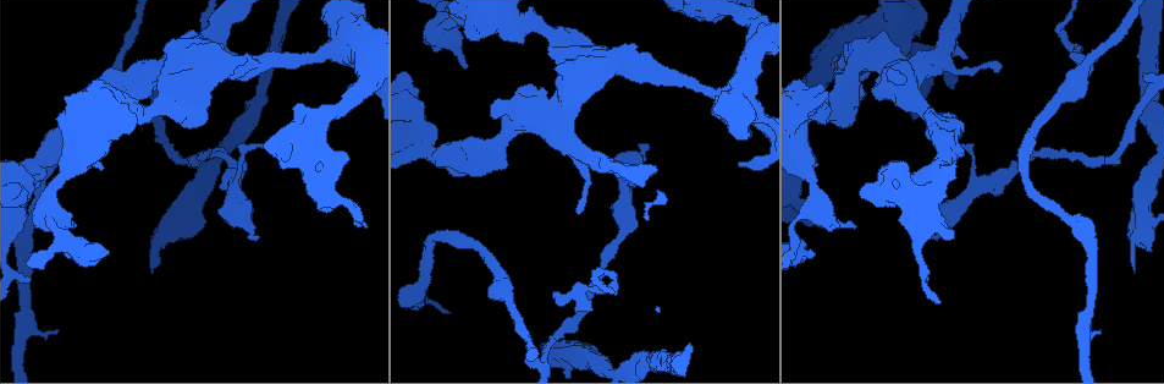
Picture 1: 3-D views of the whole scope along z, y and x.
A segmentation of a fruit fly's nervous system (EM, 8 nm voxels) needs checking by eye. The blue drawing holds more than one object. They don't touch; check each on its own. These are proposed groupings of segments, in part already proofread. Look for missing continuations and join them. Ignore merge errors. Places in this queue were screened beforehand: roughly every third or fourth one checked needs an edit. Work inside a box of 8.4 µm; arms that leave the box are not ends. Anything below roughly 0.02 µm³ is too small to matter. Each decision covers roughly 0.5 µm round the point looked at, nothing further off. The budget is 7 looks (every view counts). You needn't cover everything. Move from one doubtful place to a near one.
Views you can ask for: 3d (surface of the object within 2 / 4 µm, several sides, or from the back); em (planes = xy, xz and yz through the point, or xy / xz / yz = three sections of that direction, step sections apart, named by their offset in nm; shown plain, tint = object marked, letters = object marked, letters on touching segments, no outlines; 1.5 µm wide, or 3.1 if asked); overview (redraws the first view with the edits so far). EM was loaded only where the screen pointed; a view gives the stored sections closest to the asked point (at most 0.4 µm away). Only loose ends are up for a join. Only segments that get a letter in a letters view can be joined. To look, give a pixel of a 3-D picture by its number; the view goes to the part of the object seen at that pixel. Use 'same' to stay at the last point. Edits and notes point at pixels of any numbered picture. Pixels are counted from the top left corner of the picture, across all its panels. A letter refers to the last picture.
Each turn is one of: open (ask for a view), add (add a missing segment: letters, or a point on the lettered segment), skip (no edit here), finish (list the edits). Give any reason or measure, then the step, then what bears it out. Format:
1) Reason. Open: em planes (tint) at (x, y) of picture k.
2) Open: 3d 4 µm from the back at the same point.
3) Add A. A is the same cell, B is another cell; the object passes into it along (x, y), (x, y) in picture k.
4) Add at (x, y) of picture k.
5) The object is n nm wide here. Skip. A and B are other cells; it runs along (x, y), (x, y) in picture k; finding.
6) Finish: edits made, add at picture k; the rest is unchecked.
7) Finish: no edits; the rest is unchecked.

Branch stops here. Open: 3d 4 µm at (1101, 330) of picture 1.

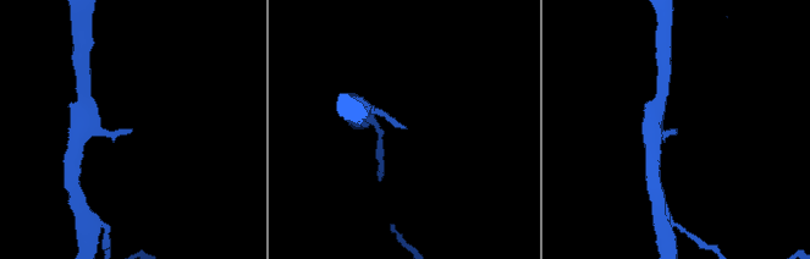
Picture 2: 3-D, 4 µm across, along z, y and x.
Open: em planes (letters) at (675, 130) of picture 2.

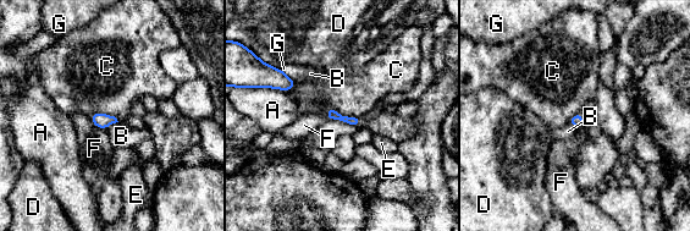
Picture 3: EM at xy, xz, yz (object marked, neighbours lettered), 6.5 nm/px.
Skip. A, B, C, D, E, F and G are other cells; a border runs along (325, 109), (357, 119) in picture 3; none of them fits.

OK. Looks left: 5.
Branch stops here. Open: 3d 4 µm at (590, 308) of picture 1.

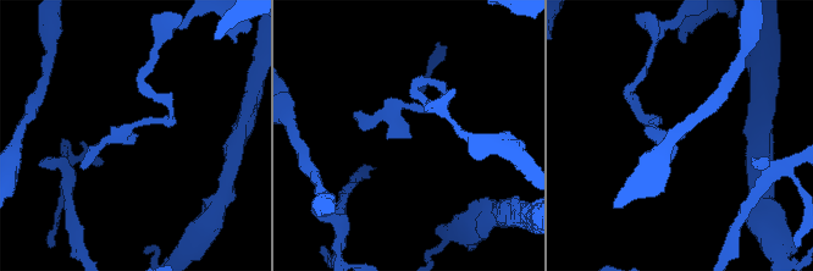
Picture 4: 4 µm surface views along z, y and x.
Now the EM. Open: em planes (plain) at (409, 134) of picture 4.

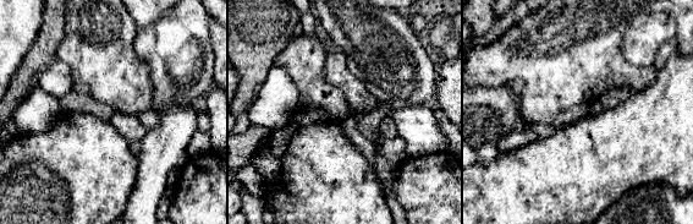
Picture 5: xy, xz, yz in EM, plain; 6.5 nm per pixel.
Open: em planes (letters) at the same point.

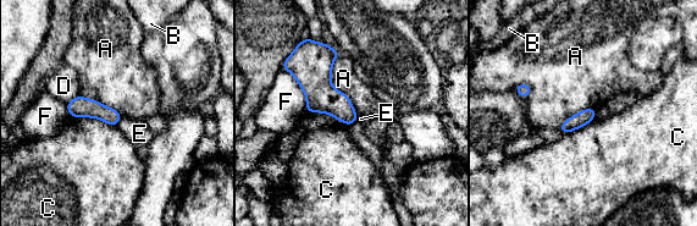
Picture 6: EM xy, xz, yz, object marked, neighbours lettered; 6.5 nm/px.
Skip. A, B, C, D, E and F are other cells; a border runs along (339, 53), (331, 83), (357, 112) in picture 6; no lettered segment goes on from it.

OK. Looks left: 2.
Free end. Open: em planes (letters) at (952, 87) of picture 1.

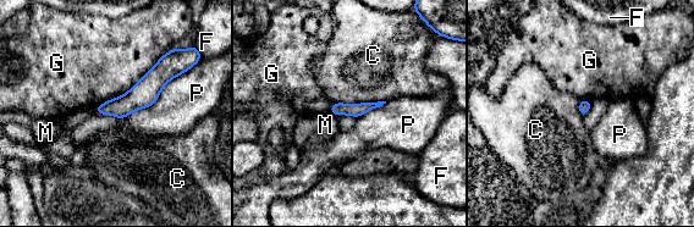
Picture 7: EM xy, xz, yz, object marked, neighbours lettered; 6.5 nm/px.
The longest contact is with G, 650 nm. Skip. C, F, G, M and P are other cells; a border runs along (385, 100), (331, 104) in picture 7; no lettered segment goes on from it.

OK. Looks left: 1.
Finish: no edits; the rest is unchecked.

